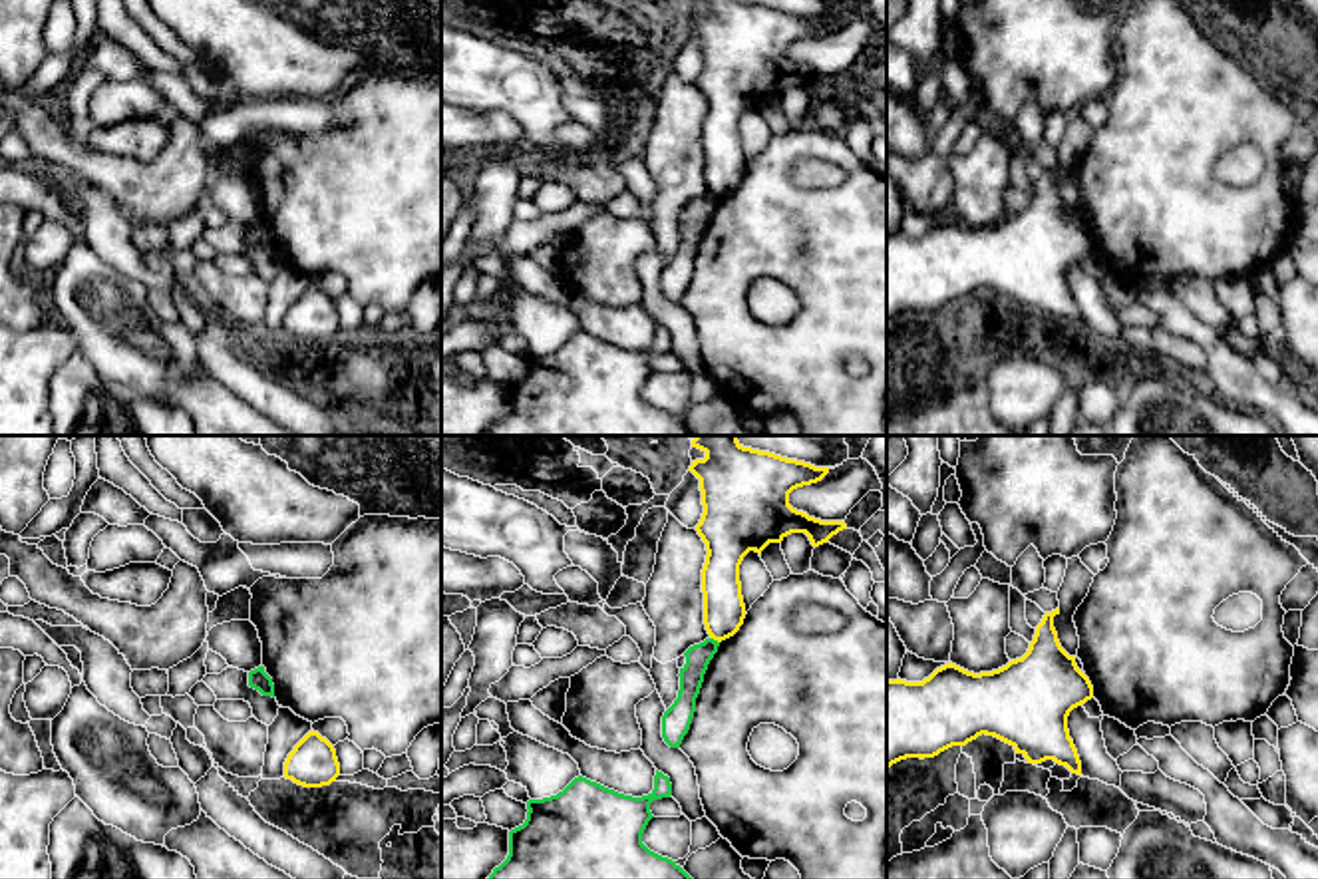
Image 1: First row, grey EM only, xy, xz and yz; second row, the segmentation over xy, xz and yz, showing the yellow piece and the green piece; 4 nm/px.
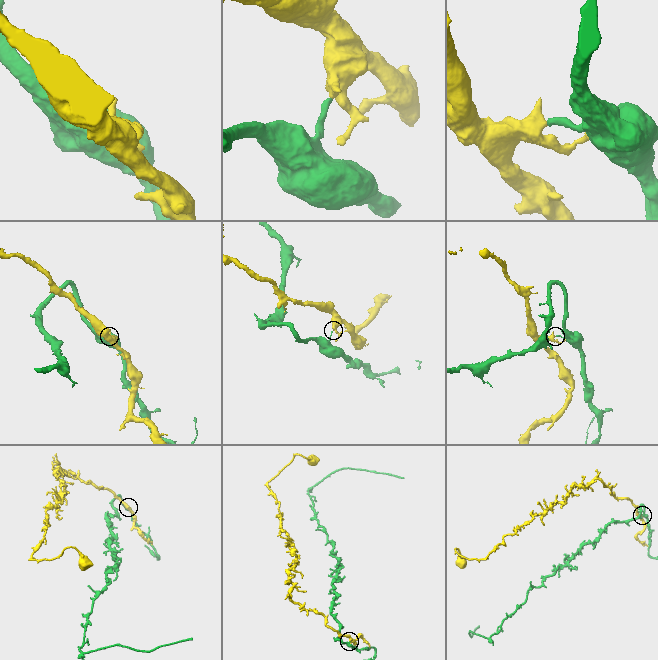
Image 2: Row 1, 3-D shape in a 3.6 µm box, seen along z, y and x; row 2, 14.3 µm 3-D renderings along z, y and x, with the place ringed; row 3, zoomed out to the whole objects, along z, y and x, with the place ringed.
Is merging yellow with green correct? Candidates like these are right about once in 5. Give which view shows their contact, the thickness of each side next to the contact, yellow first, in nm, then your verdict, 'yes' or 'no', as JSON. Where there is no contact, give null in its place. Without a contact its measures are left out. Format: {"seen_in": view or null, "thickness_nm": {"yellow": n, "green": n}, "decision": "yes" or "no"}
{"seen_in": "xz", "thickness_nm": {"yellow": 170, "green": 100}, "decision": "no"}

